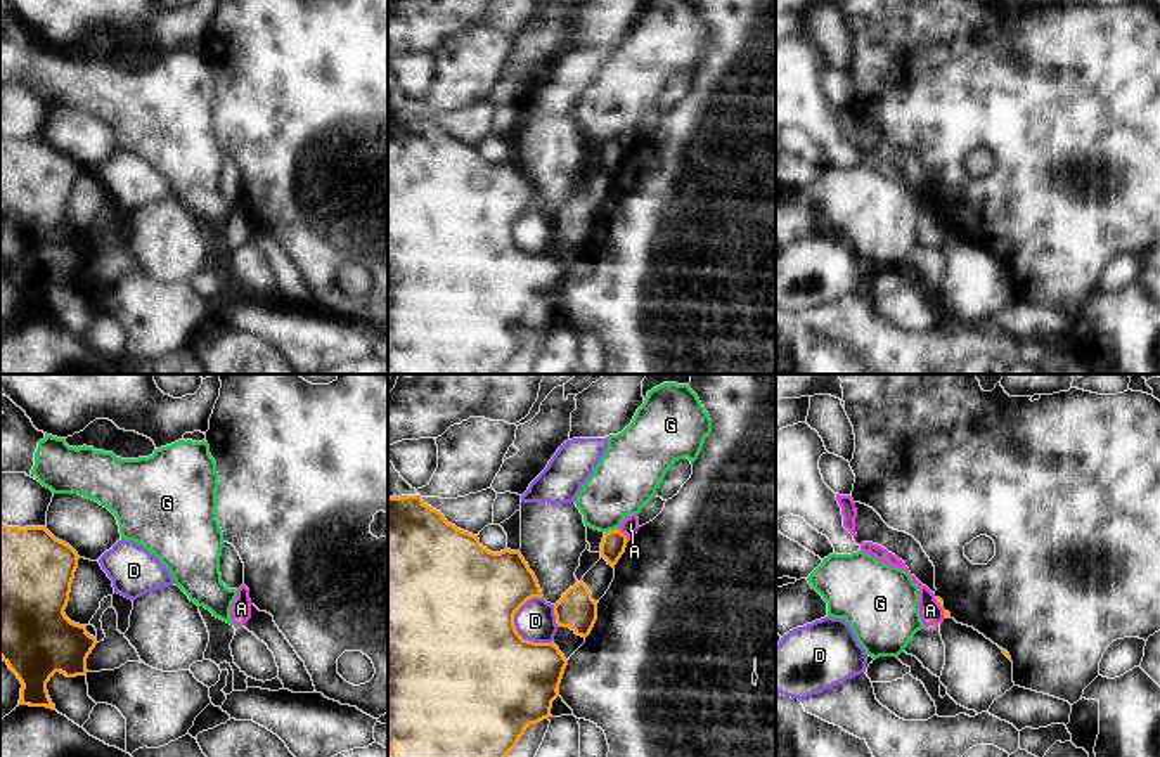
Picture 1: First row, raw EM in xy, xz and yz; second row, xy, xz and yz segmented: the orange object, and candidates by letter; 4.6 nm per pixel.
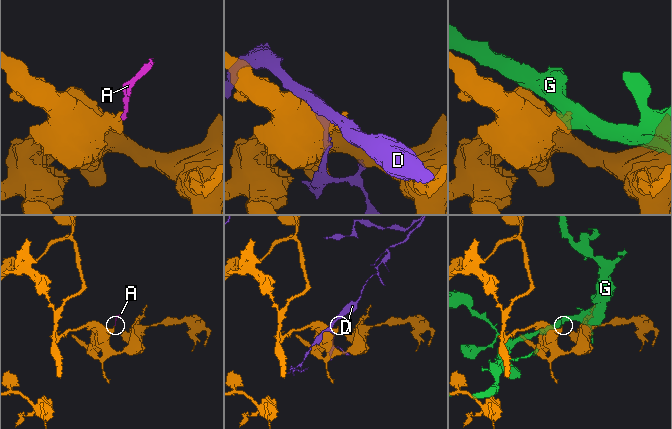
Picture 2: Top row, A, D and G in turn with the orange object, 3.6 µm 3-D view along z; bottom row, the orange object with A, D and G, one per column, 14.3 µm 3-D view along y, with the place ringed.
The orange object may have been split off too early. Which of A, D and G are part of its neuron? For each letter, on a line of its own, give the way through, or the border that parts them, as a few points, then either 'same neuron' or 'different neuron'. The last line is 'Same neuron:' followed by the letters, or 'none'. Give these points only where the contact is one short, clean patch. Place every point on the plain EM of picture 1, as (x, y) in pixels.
A: border xz (617, 141), (629, 151); different neuron
D: different neuron
G: border xz (617, 139), (605, 144); different neuron
Same neuron: none

